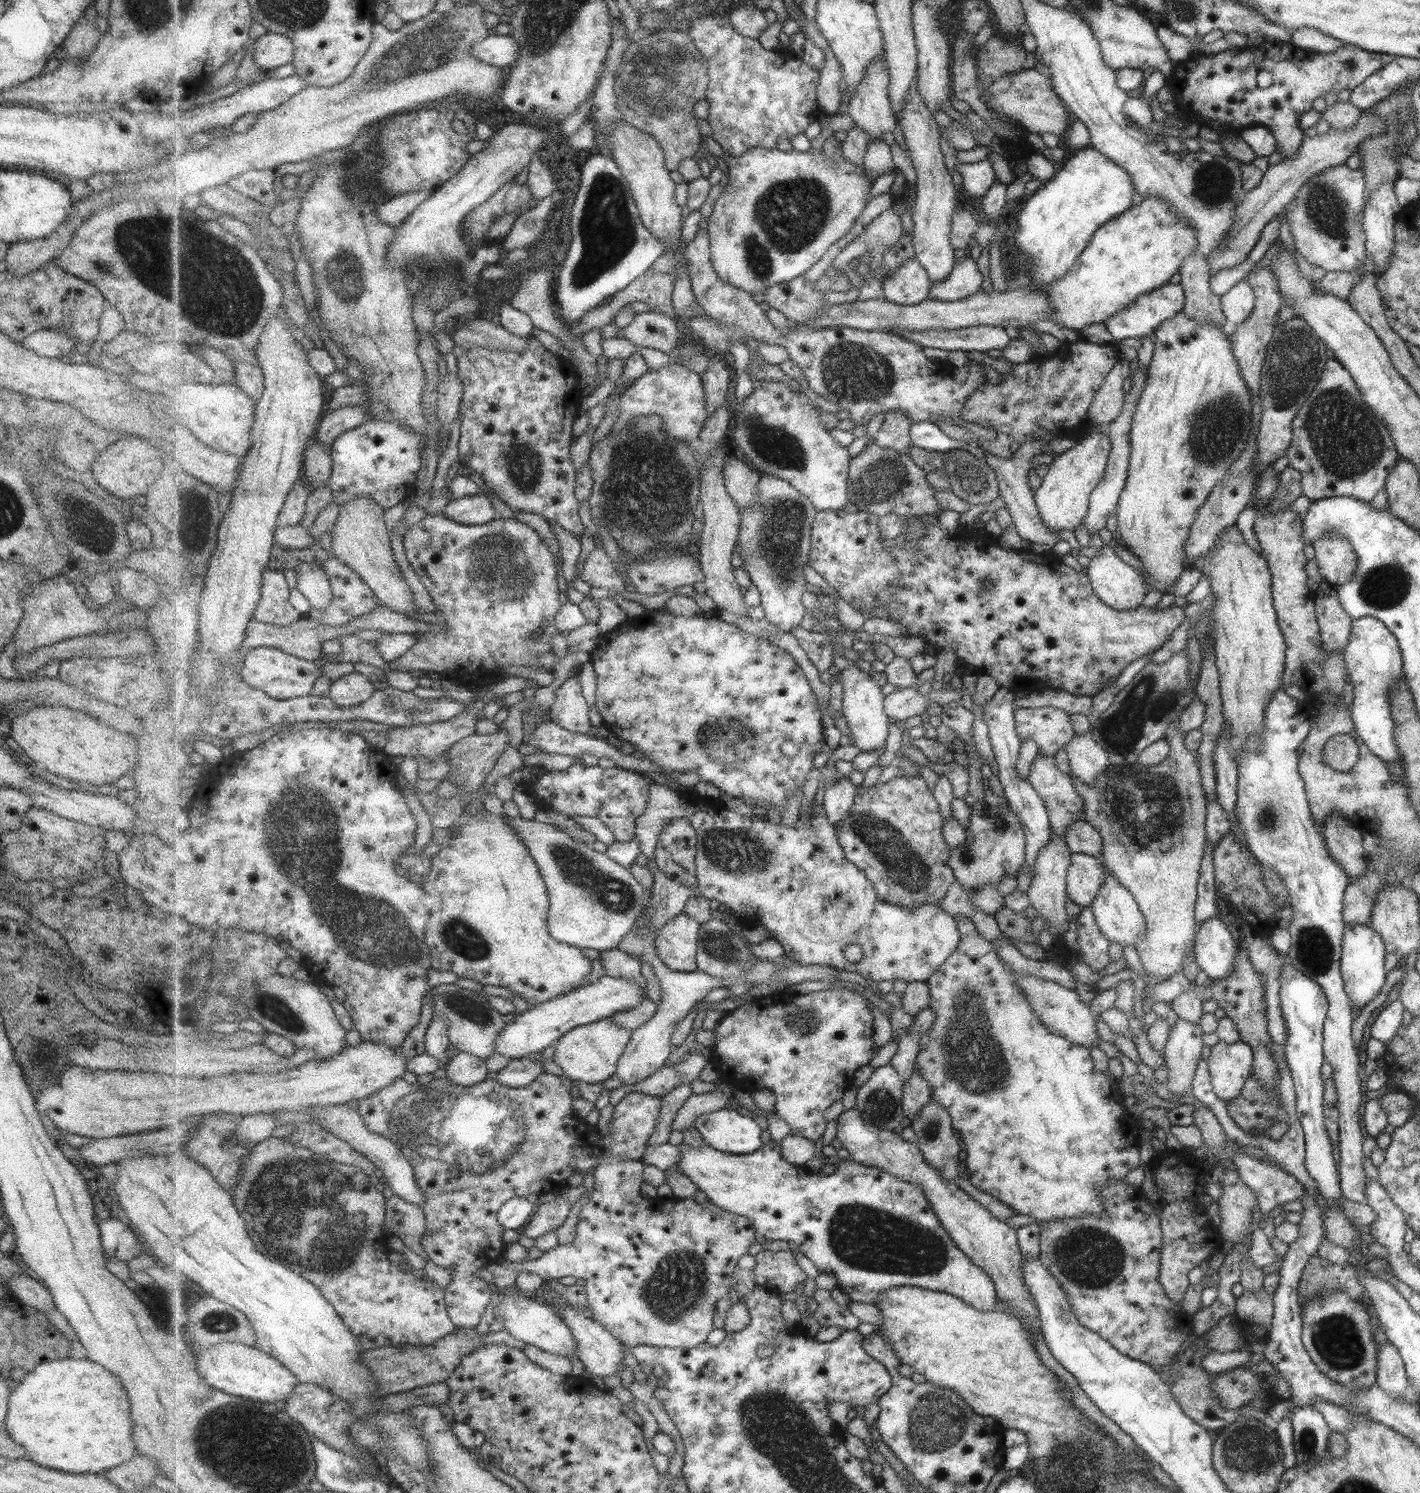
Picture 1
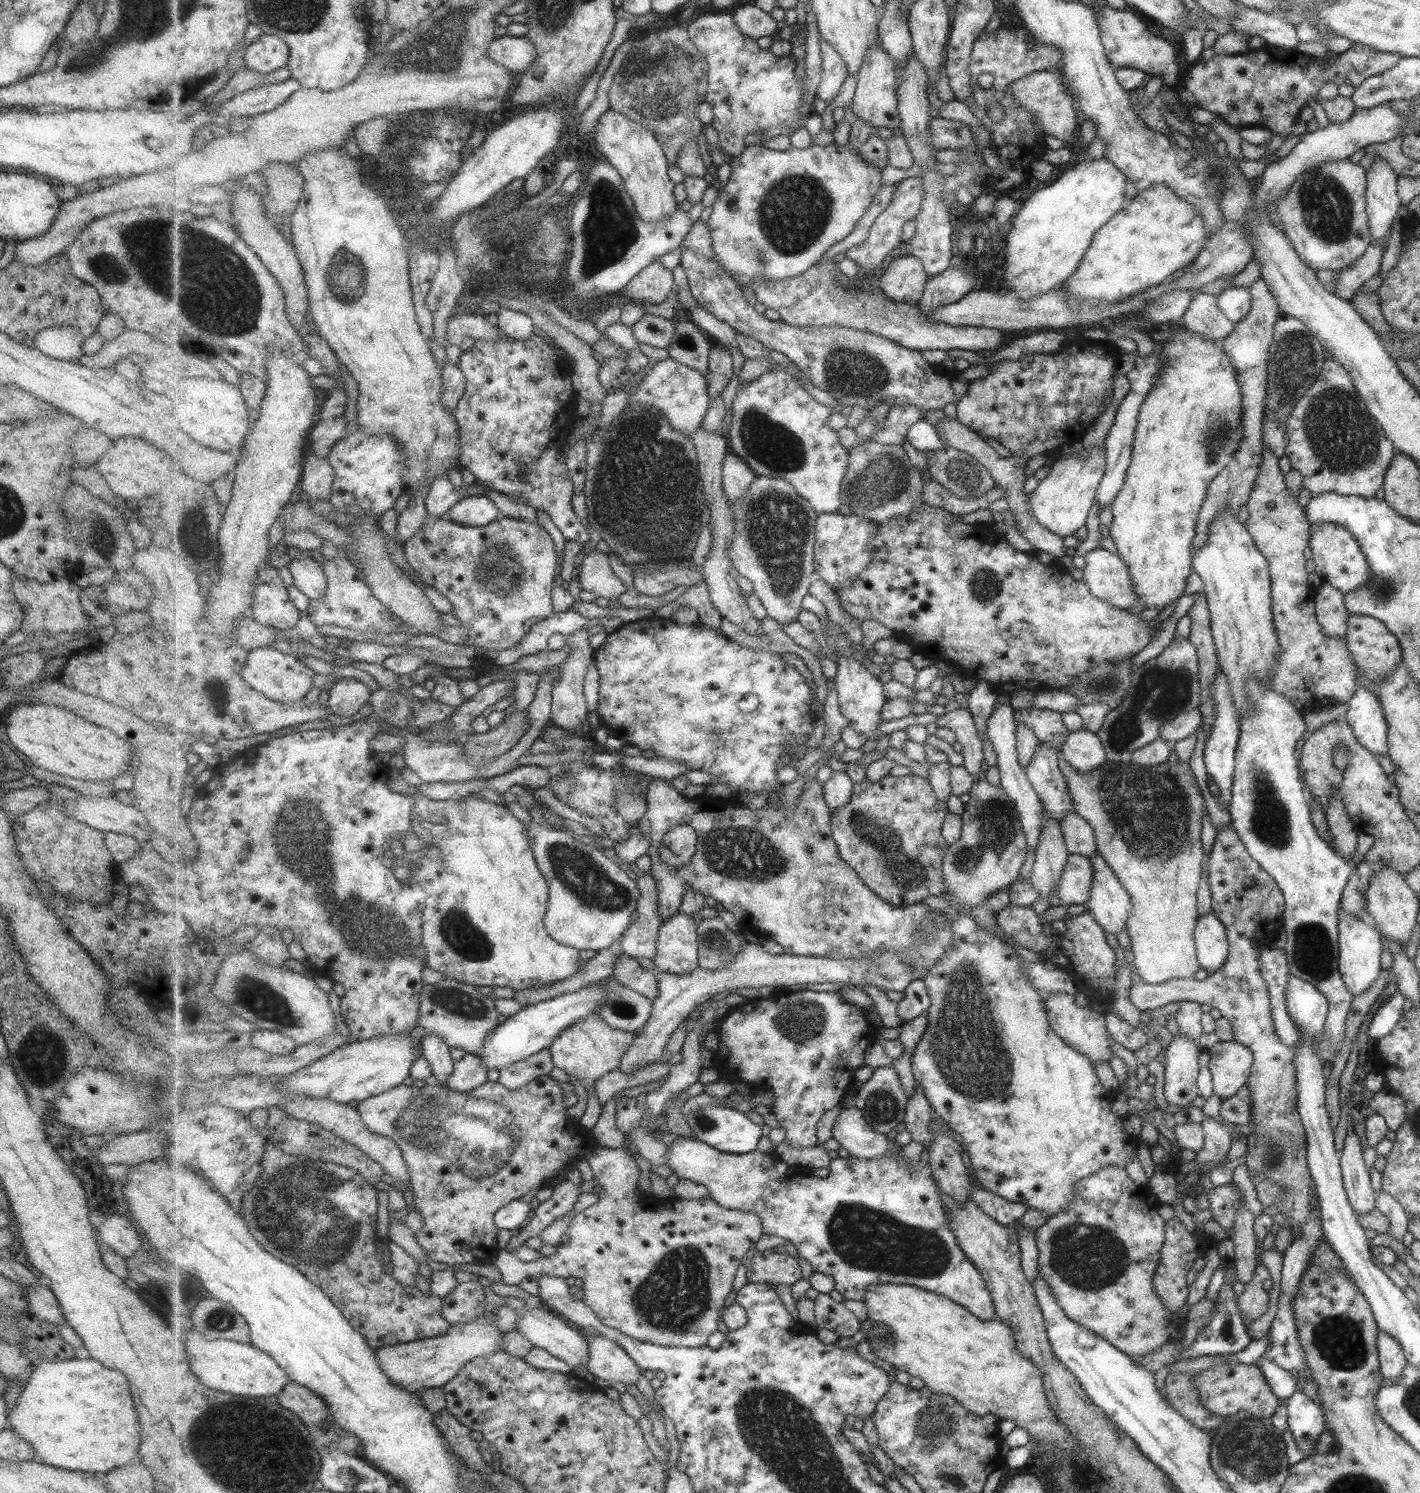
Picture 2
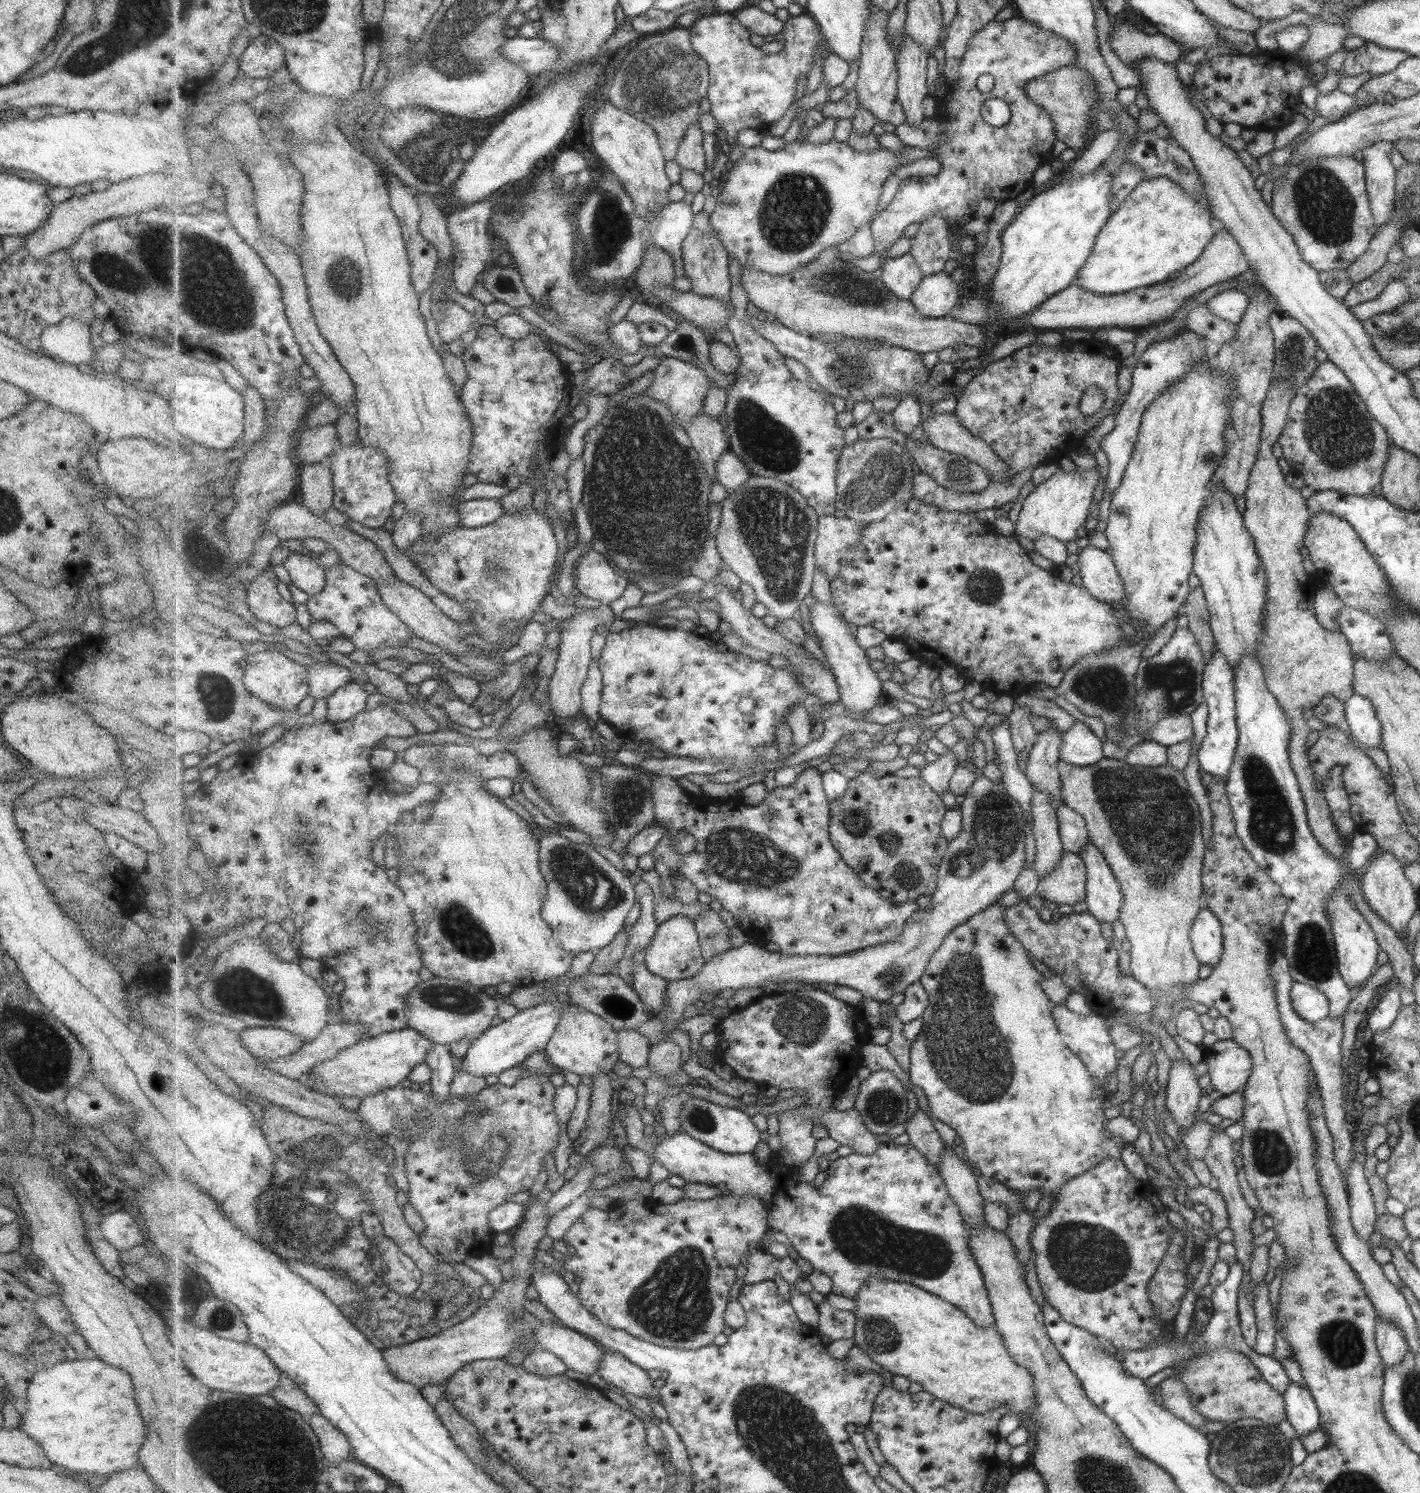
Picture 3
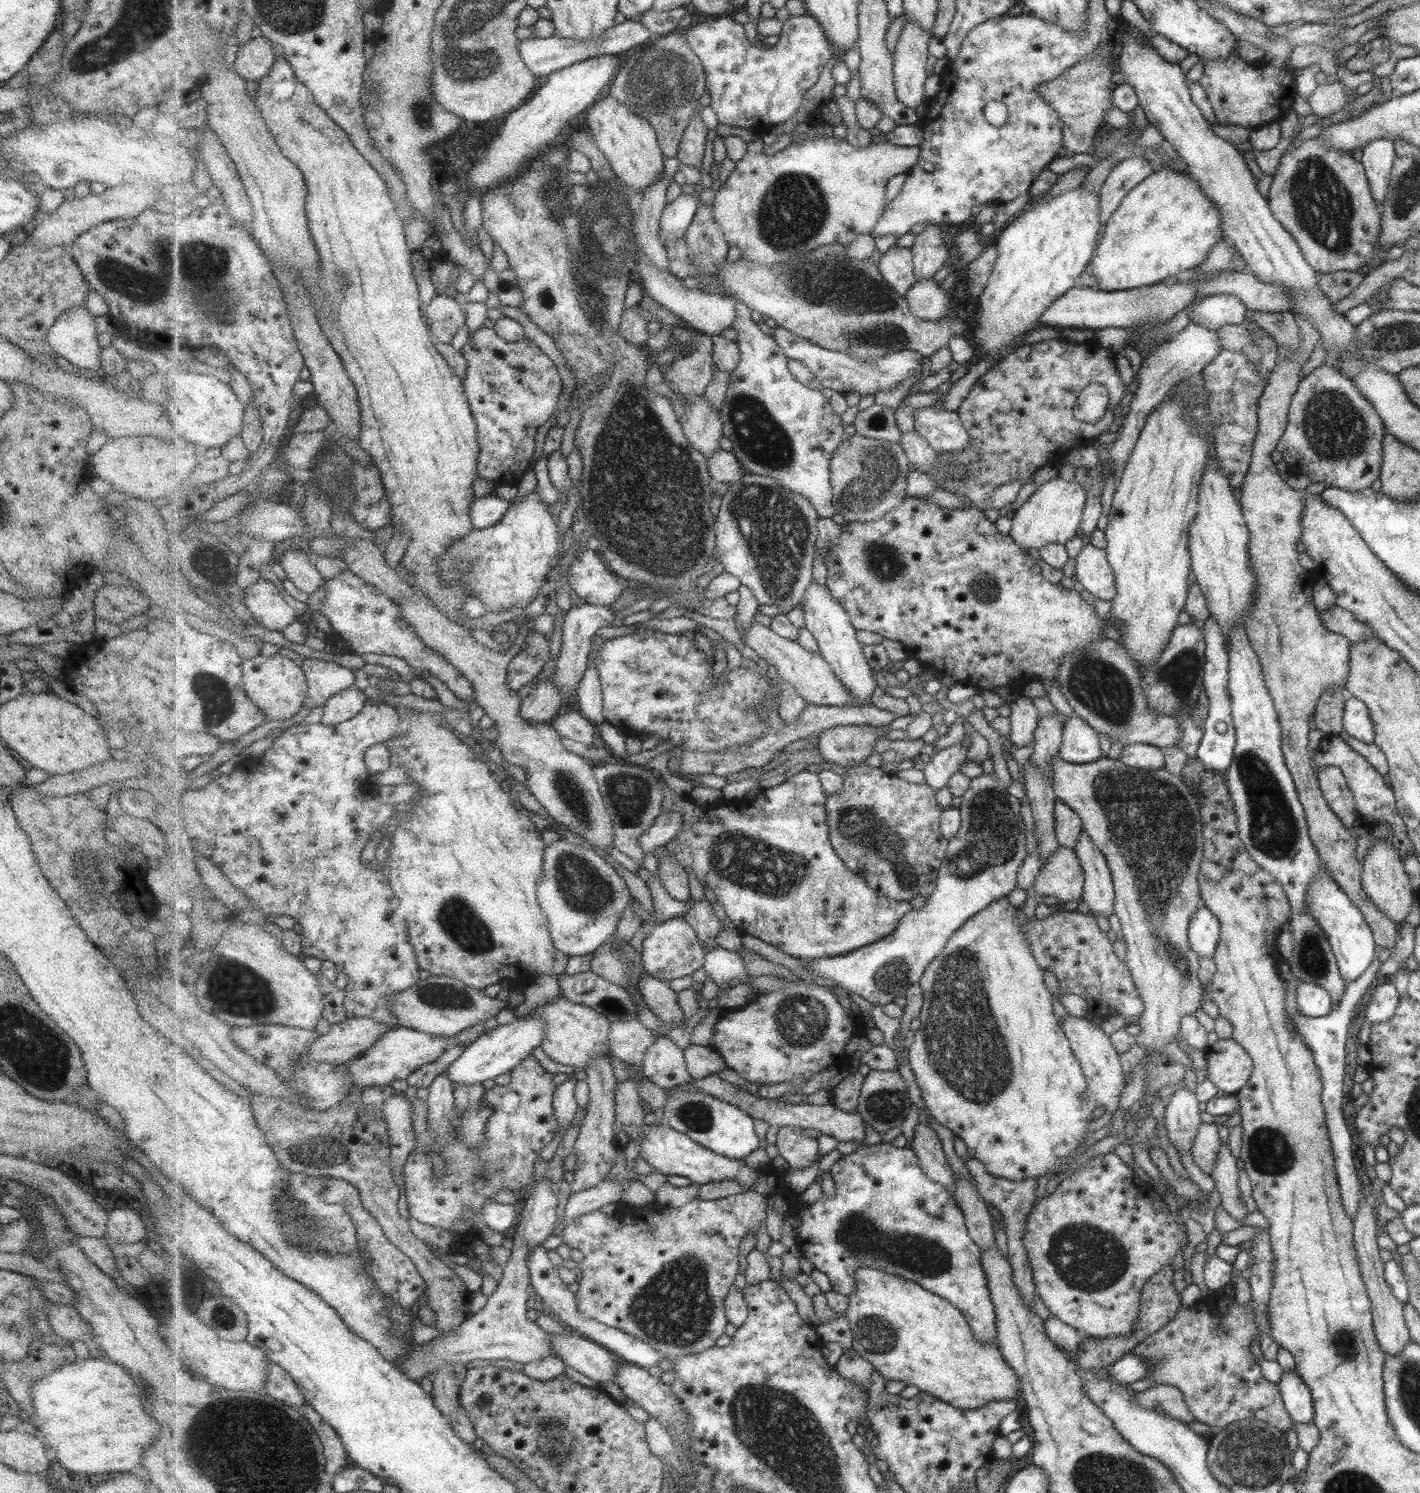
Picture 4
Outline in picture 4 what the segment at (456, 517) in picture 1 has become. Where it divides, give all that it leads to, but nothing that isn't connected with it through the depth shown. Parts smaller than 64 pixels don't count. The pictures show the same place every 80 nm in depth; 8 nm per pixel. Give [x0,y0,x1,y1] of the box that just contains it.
[471,495,511,530]

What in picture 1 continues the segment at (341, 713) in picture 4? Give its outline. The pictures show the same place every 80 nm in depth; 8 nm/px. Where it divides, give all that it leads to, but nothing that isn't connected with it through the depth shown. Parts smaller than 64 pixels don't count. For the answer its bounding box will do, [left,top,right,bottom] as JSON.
[329,671,376,709]

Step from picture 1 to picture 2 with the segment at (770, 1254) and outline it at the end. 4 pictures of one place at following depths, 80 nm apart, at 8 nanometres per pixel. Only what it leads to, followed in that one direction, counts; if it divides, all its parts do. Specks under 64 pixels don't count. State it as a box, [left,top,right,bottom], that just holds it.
[747,1249,803,1287]

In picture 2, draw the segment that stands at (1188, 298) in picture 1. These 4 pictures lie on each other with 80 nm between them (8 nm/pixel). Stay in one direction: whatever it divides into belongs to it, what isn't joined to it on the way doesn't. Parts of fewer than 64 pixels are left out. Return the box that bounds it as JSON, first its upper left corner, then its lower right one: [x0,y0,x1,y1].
[1181,288,1234,342]

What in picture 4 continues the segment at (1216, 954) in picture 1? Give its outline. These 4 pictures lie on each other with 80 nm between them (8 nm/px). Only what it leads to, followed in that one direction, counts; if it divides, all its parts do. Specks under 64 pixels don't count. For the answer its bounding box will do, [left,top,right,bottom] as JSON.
[1189,906,1221,958]

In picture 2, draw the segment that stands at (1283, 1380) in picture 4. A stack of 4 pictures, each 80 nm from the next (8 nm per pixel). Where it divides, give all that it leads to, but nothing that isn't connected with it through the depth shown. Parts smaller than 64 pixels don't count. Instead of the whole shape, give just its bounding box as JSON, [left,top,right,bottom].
[1285,1391,1325,1456]

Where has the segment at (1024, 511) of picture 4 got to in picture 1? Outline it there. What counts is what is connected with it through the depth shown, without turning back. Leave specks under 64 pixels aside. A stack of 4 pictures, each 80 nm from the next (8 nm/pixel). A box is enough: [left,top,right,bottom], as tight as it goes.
[1033,428,1111,533]

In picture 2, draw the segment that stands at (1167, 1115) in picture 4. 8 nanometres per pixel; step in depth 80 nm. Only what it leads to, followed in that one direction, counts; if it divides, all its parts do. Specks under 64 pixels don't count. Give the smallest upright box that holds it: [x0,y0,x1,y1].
[1163,1031,1197,1107]

